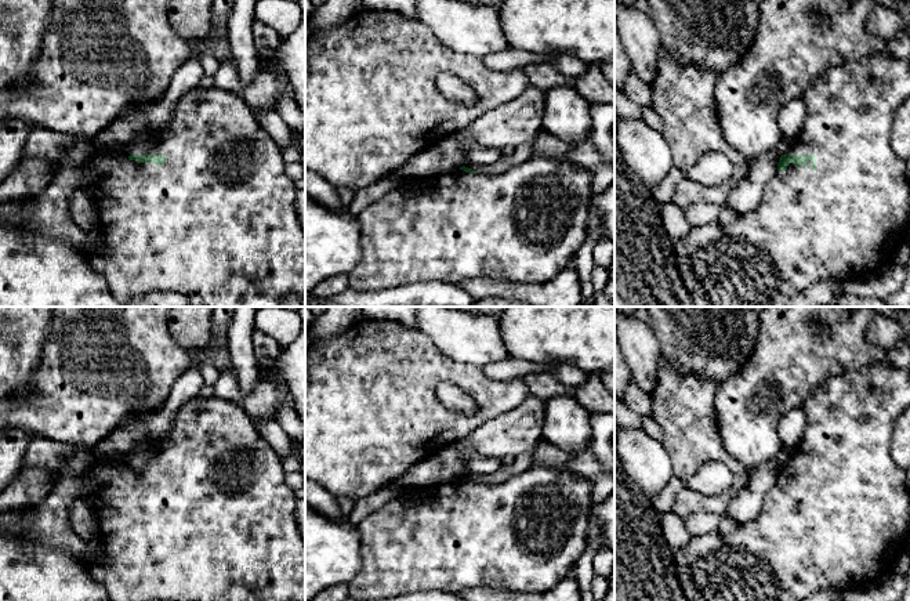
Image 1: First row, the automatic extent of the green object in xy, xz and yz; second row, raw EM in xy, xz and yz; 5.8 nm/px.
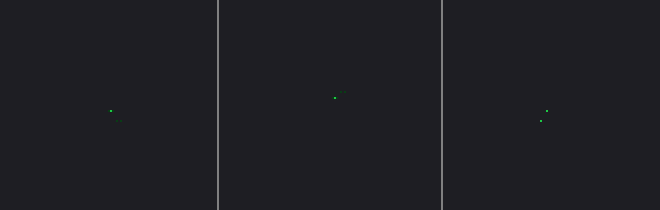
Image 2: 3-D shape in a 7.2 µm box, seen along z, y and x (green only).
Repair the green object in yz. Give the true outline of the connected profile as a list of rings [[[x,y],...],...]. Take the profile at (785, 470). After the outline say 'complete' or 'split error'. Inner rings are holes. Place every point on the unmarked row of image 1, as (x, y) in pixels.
[[[869,365],[856,370],[831,376],[805,401],[806,424],[802,439],[795,445],[791,459],[782,464],[777,479],[766,492],[758,515],[735,532],[722,535],[718,531],[704,536],[693,536],[681,550],[674,550],[678,582],[688,601],[802,601],[826,589],[867,587],[881,576],[892,572],[899,554],[906,548],[904,539],[910,528],[910,490],[907,475],[891,456],[891,437],[896,419],[910,406],[910,370],[889,365]]]; split error

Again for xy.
[[[215,395],[209,398],[195,397],[181,405],[175,420],[163,439],[155,439],[146,445],[139,445],[128,452],[115,456],[101,456],[94,459],[87,468],[84,477],[93,484],[93,490],[84,502],[91,506],[98,517],[98,539],[106,550],[106,557],[99,565],[87,565],[87,571],[94,580],[101,583],[108,593],[110,601],[305,601],[305,542],[301,537],[297,521],[294,518],[297,497],[293,489],[284,482],[283,459],[271,448],[271,445],[261,437],[257,427],[251,423],[247,413],[233,402],[220,399]]]; split error

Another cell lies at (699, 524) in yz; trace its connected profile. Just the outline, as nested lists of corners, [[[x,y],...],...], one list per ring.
[[[699,511],[685,517],[684,522],[692,536],[704,536],[719,529],[722,517],[722,514]]]

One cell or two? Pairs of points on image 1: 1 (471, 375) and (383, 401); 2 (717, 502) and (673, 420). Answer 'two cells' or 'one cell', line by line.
1: one cell
2: one cell

